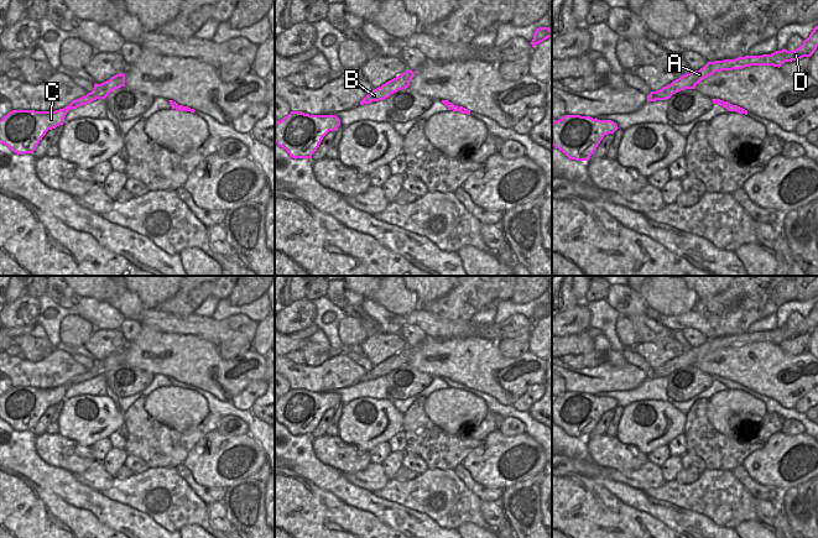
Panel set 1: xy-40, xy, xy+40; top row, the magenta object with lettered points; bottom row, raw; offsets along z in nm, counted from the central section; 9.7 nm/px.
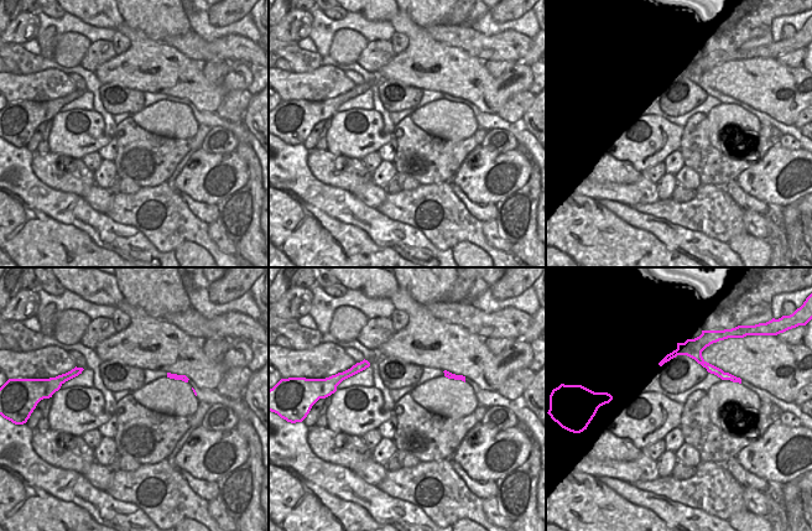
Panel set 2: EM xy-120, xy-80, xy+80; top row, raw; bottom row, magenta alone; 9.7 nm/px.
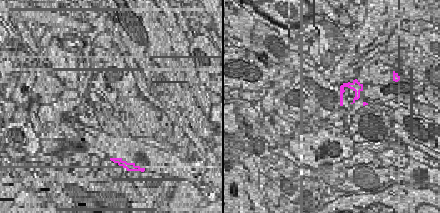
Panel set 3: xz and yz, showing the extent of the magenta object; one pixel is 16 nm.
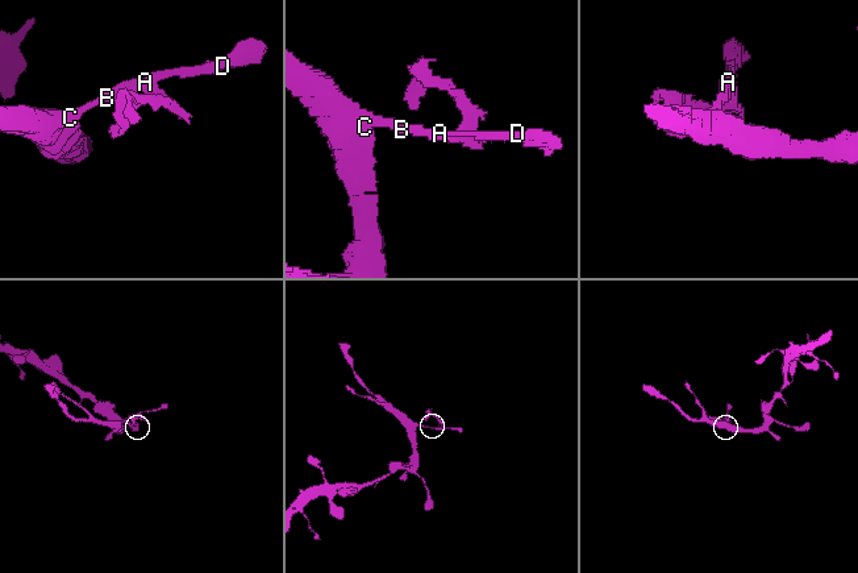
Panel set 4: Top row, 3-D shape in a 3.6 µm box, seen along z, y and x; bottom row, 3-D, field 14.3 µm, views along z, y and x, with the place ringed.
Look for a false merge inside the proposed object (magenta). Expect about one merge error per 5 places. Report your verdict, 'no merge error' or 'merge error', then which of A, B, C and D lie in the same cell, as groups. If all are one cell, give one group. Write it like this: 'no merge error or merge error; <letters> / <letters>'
merge error; A D / B C

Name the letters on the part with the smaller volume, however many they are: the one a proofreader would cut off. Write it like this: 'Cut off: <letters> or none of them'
Cut off: A, D.

